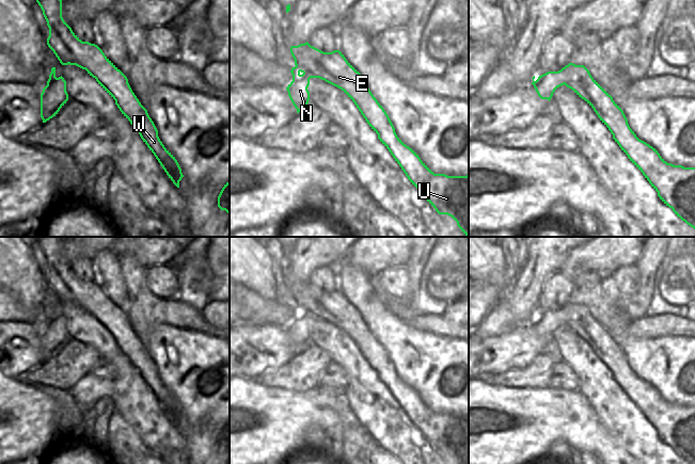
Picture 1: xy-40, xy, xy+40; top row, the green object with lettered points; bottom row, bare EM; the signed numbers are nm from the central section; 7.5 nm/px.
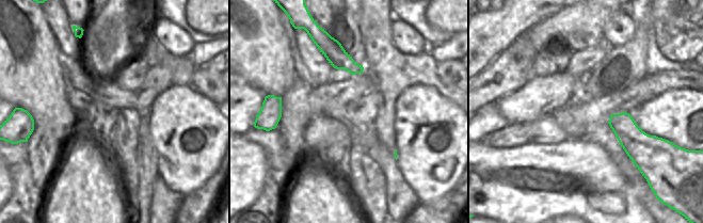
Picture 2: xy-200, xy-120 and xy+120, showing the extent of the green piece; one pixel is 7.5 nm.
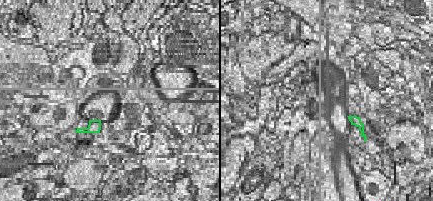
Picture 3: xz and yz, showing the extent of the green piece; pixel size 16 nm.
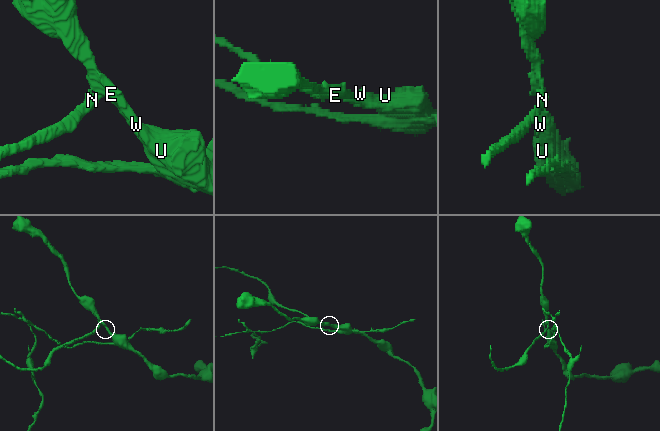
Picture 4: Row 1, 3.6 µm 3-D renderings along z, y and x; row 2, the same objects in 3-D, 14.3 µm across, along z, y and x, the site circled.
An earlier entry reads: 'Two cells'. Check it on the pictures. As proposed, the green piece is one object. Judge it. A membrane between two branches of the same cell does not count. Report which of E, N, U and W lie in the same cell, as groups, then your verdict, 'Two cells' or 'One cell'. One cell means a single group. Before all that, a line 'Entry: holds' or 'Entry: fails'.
Entry: holds
Groups: E U W / N. Two cells.

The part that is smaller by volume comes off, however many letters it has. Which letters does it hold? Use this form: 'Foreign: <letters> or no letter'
Foreign: N

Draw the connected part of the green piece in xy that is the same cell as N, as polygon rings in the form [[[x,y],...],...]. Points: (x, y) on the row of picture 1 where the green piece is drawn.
[[[311,61],[304,67],[293,67],[290,70],[293,81],[286,87],[288,96],[297,109],[297,113],[305,108],[310,100],[310,92],[307,90],[311,78],[319,78],[325,80],[327,75],[325,68],[319,61]]]

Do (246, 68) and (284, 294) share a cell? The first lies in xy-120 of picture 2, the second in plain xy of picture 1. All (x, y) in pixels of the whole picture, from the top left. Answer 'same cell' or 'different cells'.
different cells

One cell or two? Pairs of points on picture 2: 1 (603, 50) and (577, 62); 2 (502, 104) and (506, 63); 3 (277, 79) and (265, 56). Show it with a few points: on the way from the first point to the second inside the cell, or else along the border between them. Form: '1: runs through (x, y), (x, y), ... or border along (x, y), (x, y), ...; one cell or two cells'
1: runs through (596, 52), (584, 61); one cell
2: border along (524, 83), (516, 90), (500, 97), (496, 102); two cells
3: runs through (273, 74), (265, 61); one cell

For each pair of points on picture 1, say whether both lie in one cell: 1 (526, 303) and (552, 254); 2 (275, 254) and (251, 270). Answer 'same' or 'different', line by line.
1: same
2: different

